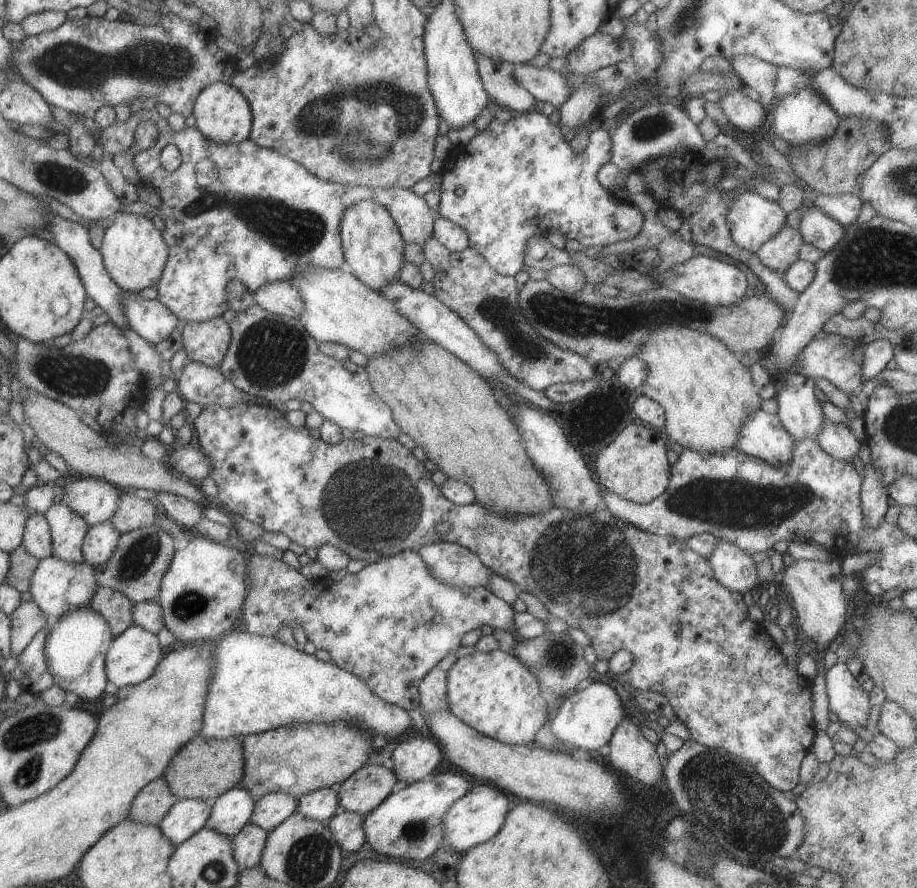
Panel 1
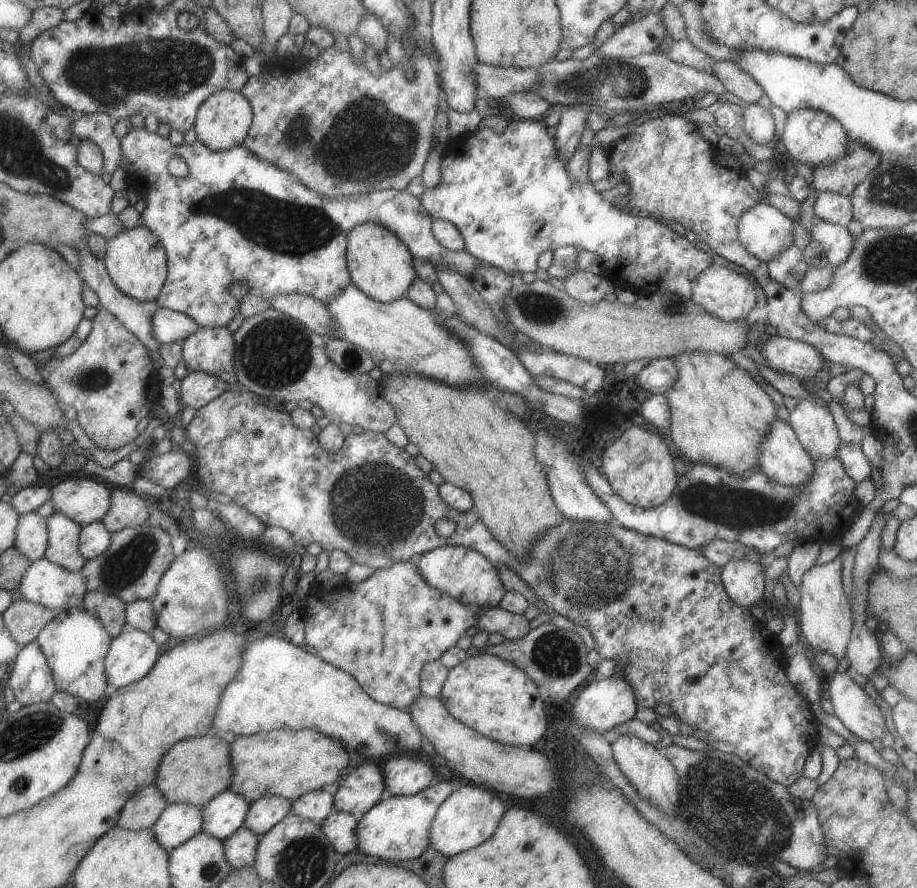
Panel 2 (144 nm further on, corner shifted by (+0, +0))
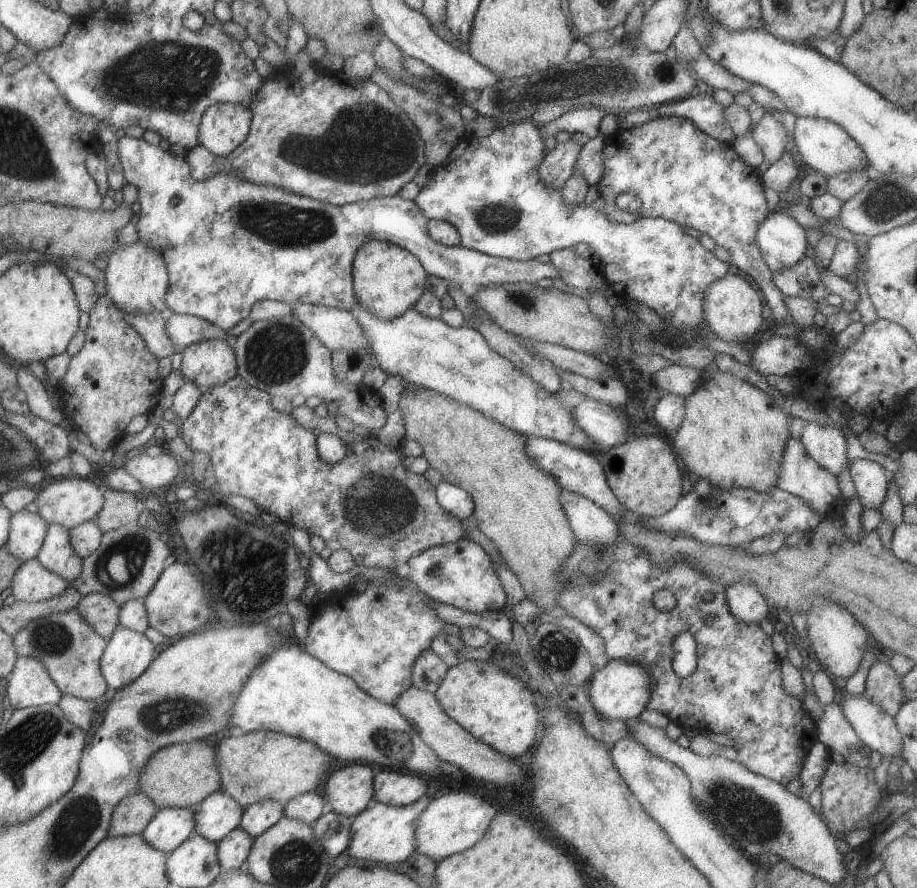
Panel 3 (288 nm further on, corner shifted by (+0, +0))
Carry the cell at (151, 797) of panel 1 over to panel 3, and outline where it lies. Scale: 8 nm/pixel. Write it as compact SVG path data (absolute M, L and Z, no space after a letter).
M135 792L131 796L125 796L113 810L109 838L141 834L157 814L159 808L147 794Z

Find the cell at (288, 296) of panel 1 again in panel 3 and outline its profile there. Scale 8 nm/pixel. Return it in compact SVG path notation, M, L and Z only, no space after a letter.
M295 302L291 306L291 316L295 316L307 328L311 328L311 332L323 342L323 346L329 352L367 348L367 340L361 328L347 310L341 312L337 308Z

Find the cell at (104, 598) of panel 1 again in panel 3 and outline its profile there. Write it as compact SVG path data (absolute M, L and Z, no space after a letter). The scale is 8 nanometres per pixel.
M87 594L79 600L75 610L93 626L93 630L109 640L119 626L119 610L121 606L113 602L113 598L103 594Z

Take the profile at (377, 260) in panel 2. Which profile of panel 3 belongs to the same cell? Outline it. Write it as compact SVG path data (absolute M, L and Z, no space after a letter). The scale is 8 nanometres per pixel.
M367 240L355 252L351 262L351 276L353 276L353 292L357 302L369 308L377 318L393 318L403 314L409 306L415 304L419 294L425 290L425 272L419 260L401 246L381 242L381 240Z

